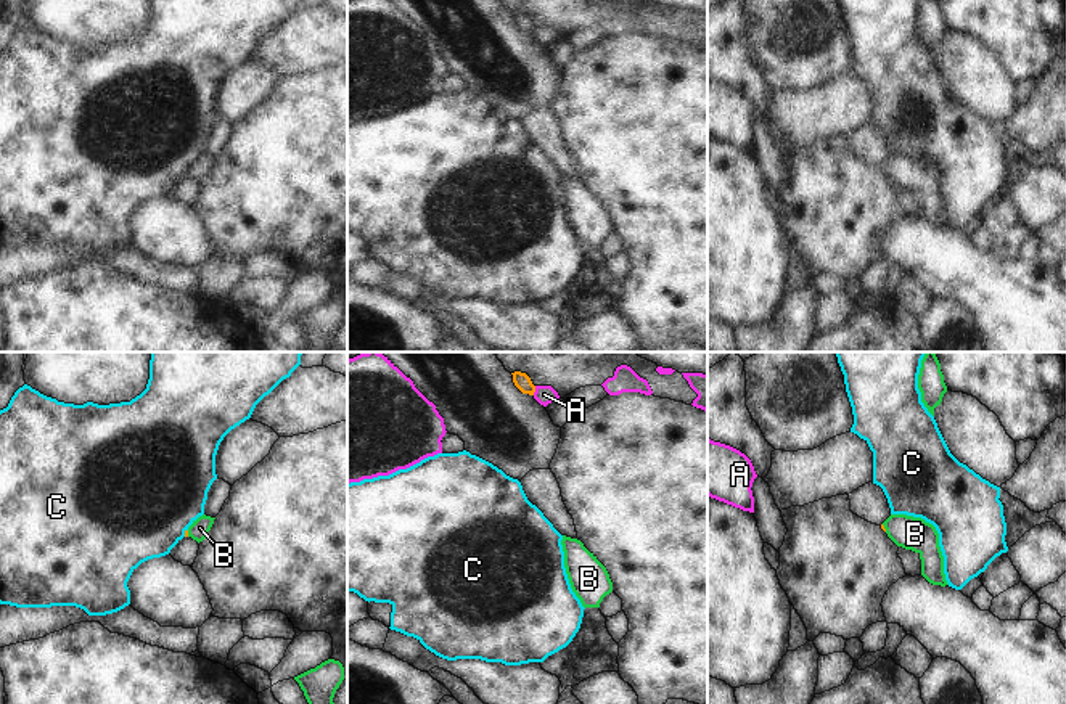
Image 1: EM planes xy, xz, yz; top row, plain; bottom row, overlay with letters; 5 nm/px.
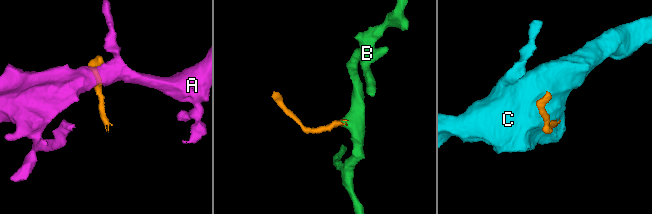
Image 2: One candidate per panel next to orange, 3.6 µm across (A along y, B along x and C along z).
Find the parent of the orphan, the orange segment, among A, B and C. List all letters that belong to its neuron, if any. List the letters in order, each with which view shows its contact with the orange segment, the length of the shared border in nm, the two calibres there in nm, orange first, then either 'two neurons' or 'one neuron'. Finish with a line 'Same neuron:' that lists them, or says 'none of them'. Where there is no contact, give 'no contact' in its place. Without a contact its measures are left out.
A: xz | 50 nm | 80/100 nm | two neurons
B: yz | 50 nm | 20/170 nm | one neuron
C: xy | 40 nm | 20/480 nm | two neurons
Same neuron: B

